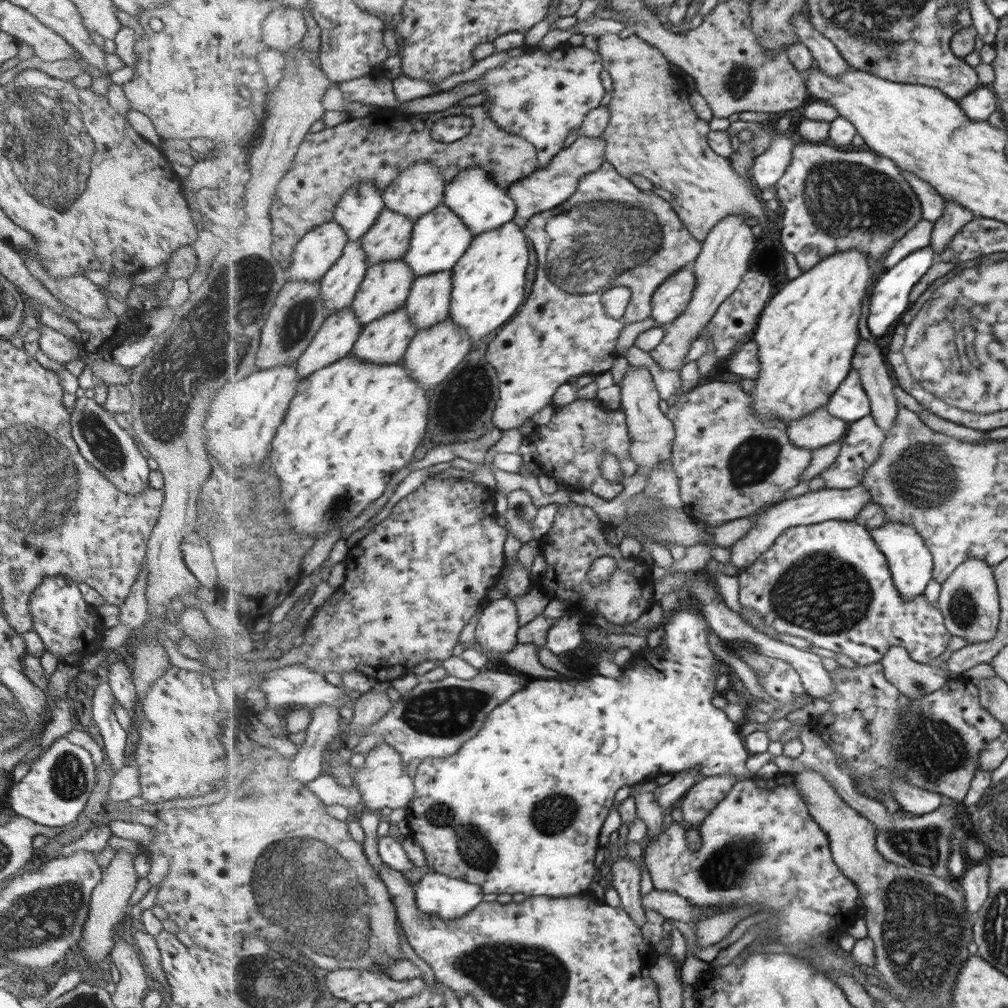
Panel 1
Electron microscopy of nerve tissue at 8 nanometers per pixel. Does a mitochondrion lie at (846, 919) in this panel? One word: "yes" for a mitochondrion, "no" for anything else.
no

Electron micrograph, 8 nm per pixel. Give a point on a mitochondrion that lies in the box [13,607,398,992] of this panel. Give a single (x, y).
(290, 867)

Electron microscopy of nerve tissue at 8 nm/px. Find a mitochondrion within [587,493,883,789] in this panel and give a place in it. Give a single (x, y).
(819, 592)

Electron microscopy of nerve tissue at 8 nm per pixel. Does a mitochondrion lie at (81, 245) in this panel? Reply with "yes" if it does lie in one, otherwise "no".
no

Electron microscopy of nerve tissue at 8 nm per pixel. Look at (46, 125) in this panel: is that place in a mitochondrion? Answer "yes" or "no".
yes

